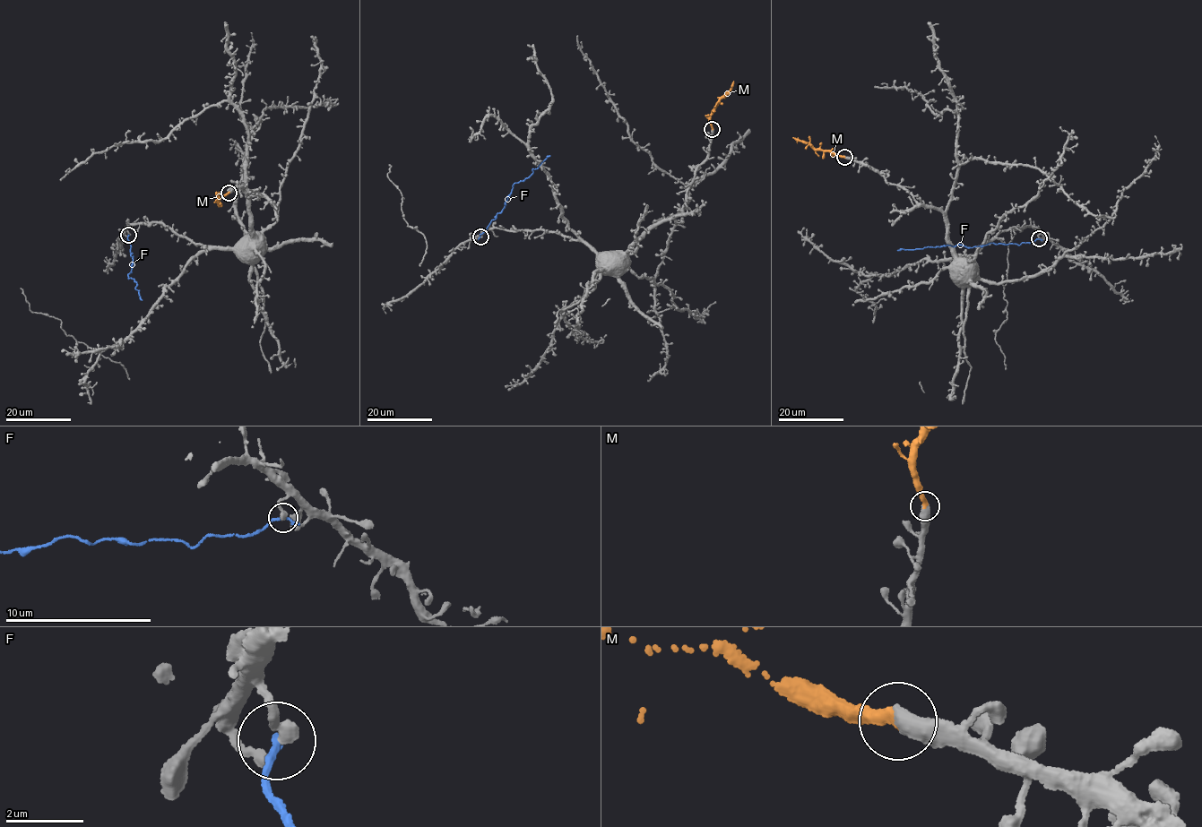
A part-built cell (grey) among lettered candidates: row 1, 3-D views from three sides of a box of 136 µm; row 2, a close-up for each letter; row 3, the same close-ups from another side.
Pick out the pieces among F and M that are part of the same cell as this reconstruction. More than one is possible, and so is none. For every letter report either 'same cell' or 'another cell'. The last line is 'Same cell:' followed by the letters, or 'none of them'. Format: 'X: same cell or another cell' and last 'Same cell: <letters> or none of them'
F: another cell
M: same cell
Same cell: M

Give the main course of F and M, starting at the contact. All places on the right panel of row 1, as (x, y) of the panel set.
F: (1039, 238), (1018, 245), (991, 243), (972, 247), (958, 245), (897, 250)
M: (844, 157), (792, 137)

